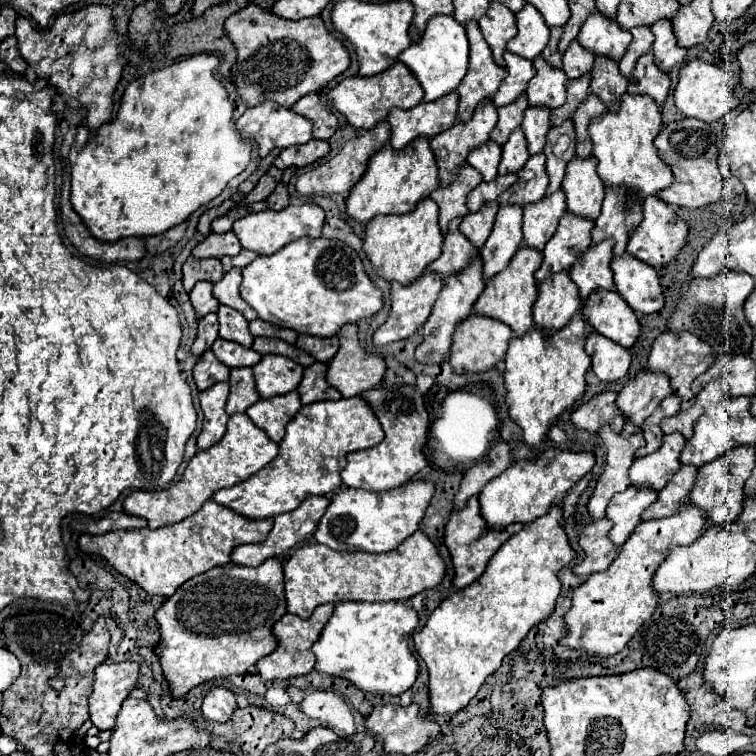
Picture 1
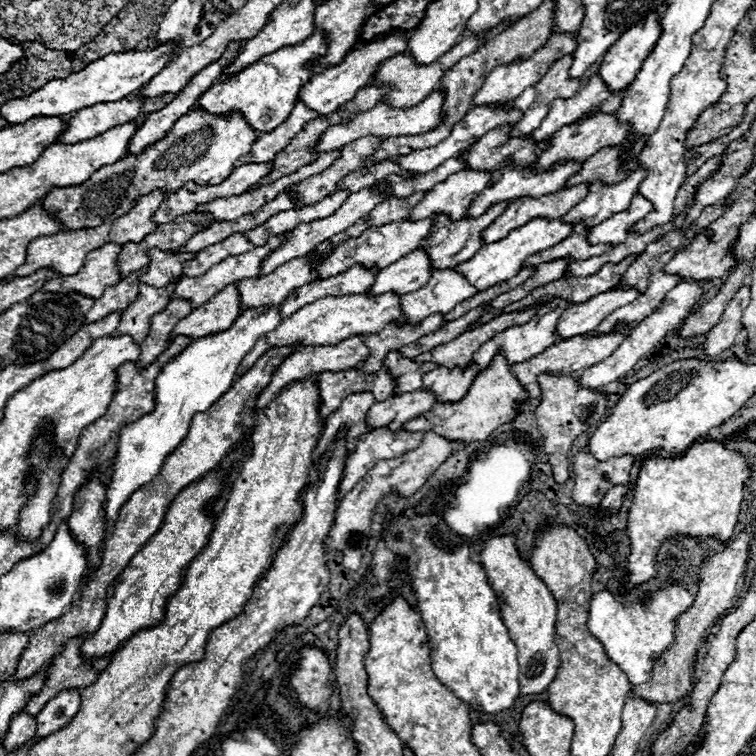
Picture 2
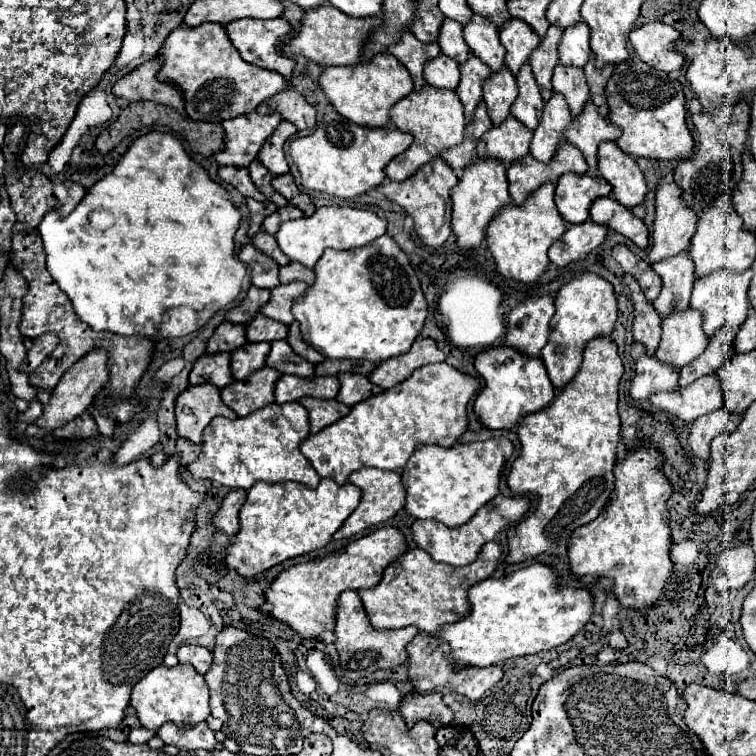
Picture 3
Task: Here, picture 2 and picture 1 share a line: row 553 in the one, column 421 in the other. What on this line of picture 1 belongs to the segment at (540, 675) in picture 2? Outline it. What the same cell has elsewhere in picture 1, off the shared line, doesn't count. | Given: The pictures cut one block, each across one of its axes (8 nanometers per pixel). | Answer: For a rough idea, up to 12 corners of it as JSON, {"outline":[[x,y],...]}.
{"outline":[[434,484],[340,488],[314,538],[388,552],[418,530]]}

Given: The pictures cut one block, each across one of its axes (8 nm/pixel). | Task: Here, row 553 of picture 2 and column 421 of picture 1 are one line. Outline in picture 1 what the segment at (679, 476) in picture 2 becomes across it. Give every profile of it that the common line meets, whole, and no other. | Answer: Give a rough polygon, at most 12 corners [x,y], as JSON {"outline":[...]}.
{"outline":[[560,506],[414,634],[454,716],[552,612],[576,552]]}

